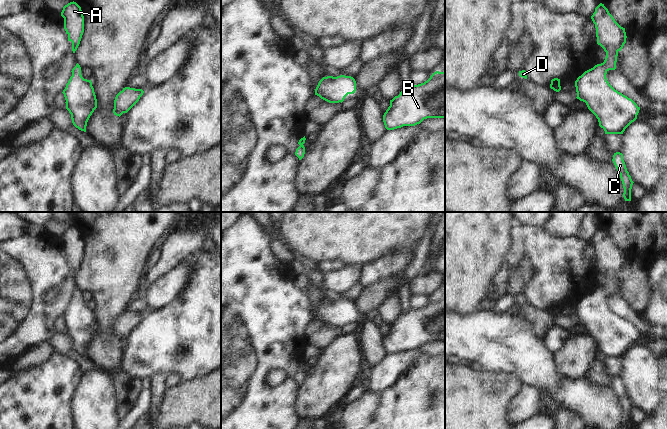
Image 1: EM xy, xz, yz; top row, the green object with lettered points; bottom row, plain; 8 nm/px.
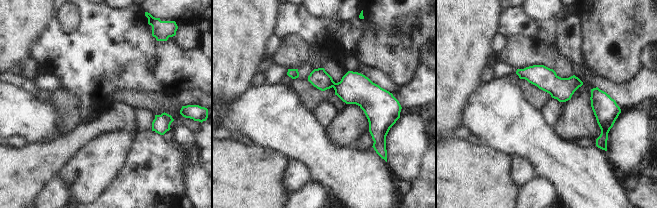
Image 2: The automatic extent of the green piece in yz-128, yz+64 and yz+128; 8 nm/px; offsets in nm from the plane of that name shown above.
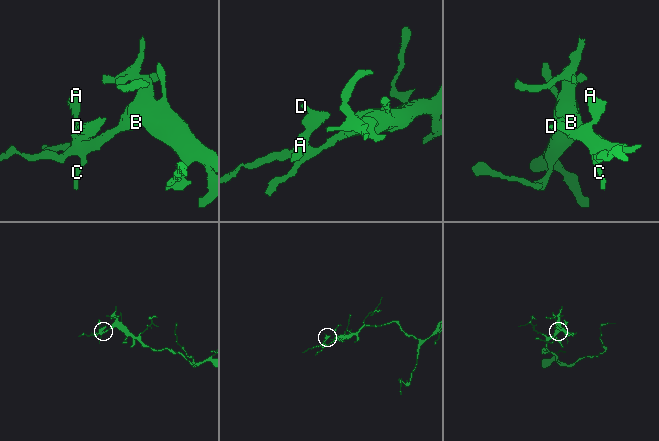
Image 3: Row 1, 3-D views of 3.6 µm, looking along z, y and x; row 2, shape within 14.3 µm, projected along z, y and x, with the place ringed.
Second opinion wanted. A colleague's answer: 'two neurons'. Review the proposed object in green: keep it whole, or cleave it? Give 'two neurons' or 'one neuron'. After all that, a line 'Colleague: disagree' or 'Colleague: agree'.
one neuron
Colleague: disagree

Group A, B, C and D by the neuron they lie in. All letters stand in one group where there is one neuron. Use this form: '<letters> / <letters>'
A B C D

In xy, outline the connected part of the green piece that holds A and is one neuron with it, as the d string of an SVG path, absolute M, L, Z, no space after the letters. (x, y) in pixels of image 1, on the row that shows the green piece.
M74 1L70 2L63 7L61 16L64 18L68 41L72 42L72 51L75 53L84 32L84 16L81 7Z

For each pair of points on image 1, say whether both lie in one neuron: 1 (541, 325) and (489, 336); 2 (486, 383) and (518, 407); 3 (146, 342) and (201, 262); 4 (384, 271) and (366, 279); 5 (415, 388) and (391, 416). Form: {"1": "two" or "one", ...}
{"1": "two", "2": "two", "3": "one", "4": "one", "5": "one"}

